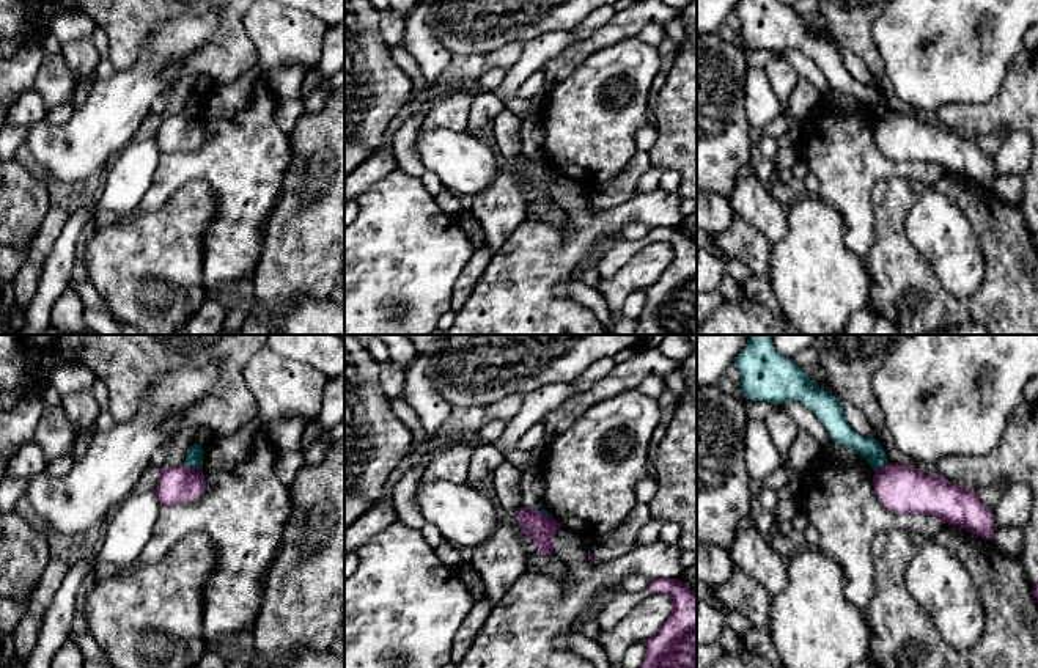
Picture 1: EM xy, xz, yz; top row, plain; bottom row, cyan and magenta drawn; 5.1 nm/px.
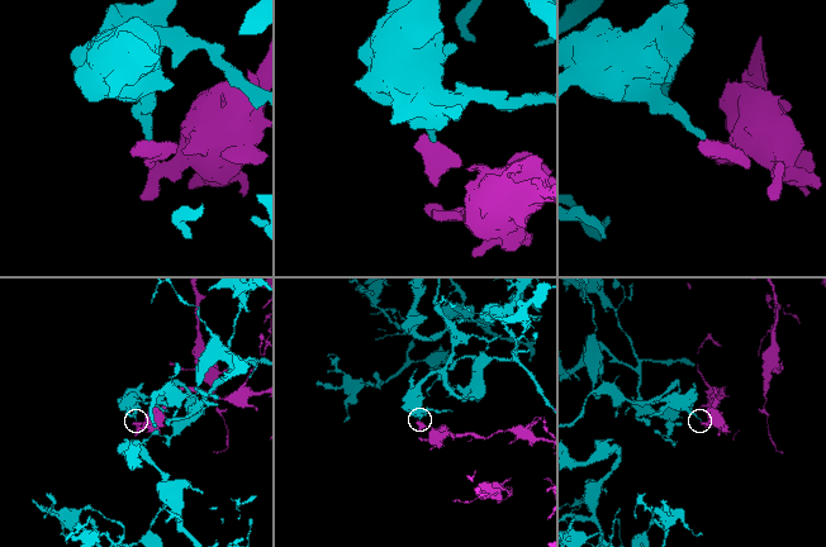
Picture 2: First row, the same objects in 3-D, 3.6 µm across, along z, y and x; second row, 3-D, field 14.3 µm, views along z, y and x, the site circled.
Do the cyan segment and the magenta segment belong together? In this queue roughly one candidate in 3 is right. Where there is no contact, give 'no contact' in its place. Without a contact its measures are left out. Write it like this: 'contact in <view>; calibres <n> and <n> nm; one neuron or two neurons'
contact in xy; calibres 90 and 190 nm; two neurons

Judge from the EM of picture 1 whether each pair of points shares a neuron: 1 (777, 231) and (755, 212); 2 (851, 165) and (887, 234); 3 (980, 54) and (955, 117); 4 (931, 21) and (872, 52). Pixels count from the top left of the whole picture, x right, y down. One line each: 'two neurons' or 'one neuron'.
1: one neuron
2: two neurons
3: two neurons
4: two neurons

